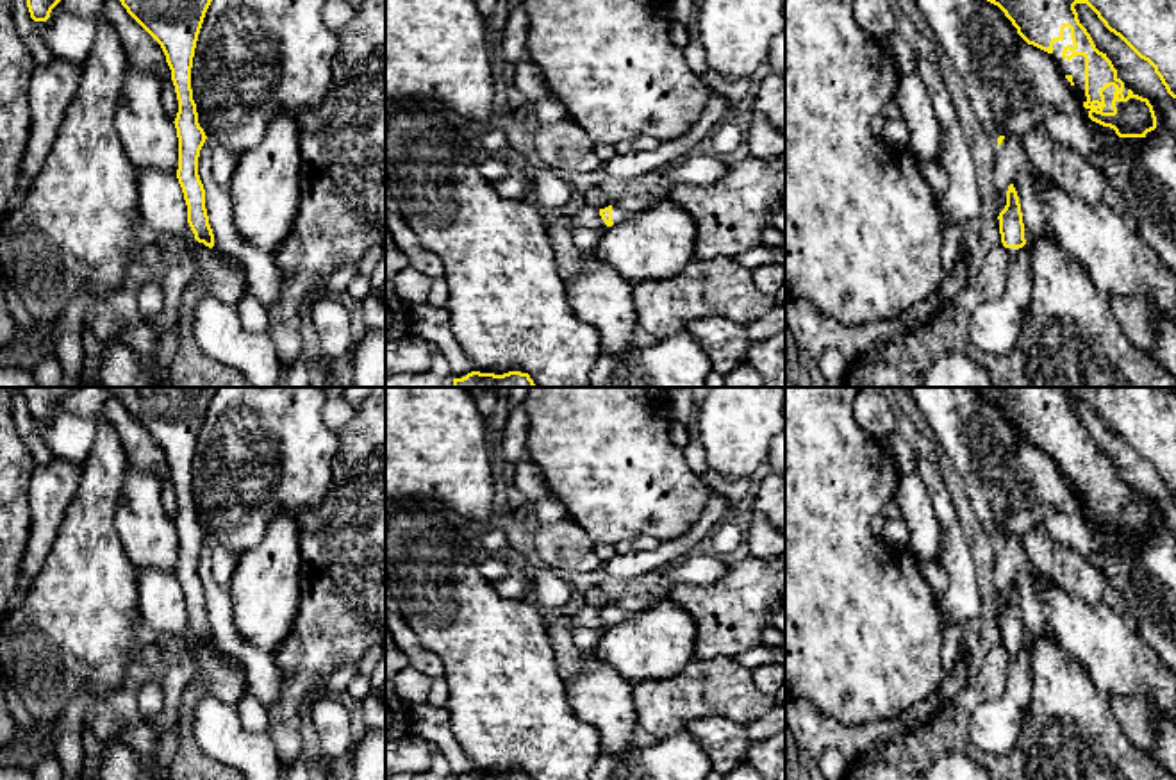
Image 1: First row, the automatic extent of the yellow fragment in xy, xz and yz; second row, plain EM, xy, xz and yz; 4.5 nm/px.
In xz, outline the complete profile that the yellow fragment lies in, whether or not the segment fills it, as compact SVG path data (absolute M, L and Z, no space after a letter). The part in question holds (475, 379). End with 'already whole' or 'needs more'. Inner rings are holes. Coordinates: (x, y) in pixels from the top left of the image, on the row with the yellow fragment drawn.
M471 371L453 378L453 387L537 387L528 373L509 371L503 375Z; already whole

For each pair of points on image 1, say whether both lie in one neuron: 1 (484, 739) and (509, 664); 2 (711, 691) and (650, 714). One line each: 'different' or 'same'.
1: same
2: same

